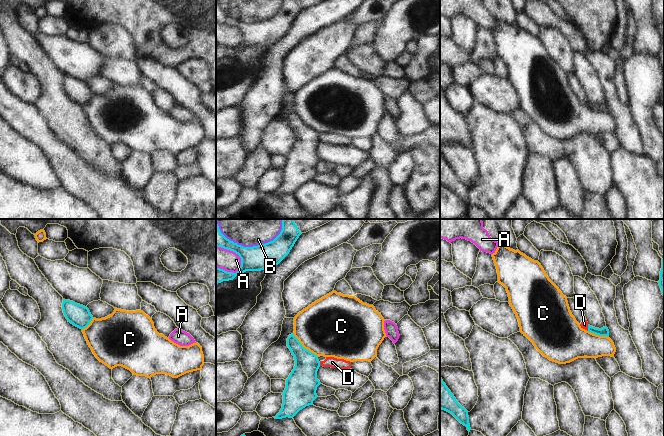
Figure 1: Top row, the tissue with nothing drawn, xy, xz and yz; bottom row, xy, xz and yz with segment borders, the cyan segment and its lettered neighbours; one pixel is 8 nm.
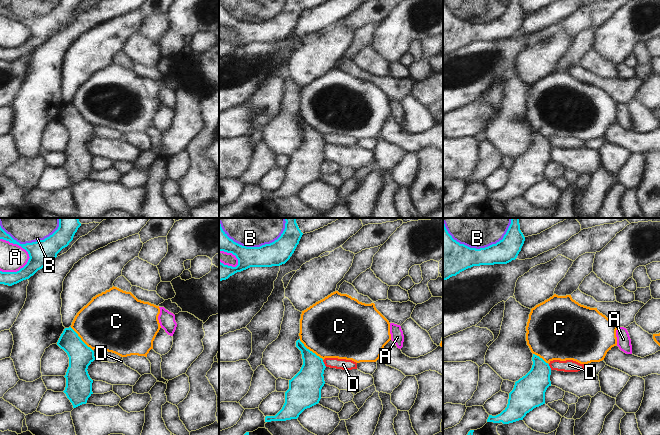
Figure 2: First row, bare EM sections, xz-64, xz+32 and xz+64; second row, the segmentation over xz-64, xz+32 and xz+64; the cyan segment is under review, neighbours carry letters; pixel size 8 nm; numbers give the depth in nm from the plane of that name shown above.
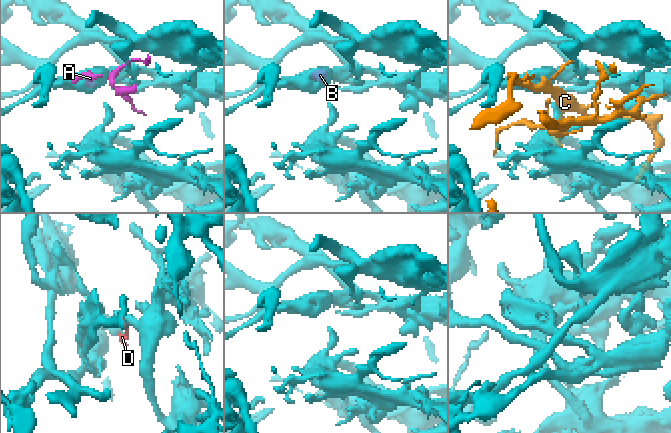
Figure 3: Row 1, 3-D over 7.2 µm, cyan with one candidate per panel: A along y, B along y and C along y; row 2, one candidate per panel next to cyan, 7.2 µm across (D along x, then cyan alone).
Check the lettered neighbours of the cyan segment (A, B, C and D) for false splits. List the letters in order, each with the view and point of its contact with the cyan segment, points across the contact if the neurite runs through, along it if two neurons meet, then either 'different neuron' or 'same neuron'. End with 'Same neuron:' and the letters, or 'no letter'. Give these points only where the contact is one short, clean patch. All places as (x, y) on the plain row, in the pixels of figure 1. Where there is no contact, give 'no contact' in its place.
A: meets cyan in xz at (236, 29); different neuron
B: meets cyan in xz at (248, 23); same neuron
C: meets cyan in xz at (304, 124); different neuron
D: meets cyan in yz at (588, 104); border along yz (587, 101), (588, 106); different neuron
Same neuron: B

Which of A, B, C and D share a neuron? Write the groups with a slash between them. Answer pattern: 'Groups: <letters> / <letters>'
Groups: A / B / C / D

